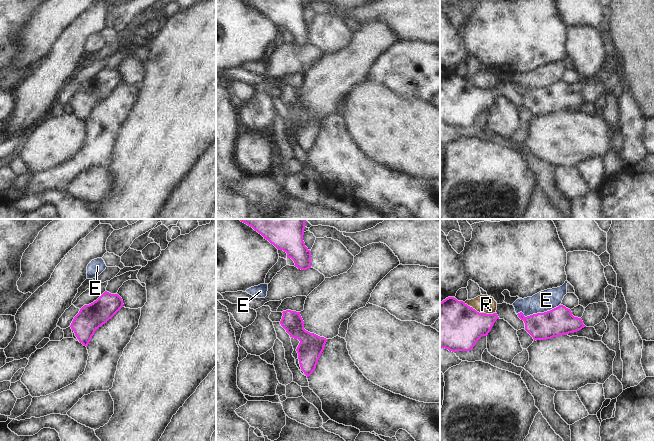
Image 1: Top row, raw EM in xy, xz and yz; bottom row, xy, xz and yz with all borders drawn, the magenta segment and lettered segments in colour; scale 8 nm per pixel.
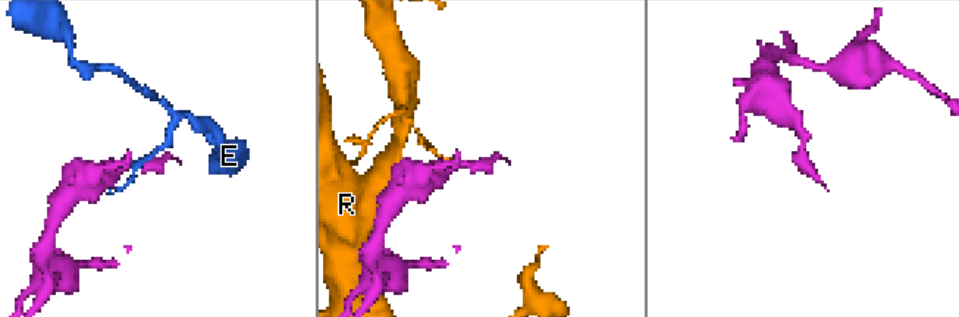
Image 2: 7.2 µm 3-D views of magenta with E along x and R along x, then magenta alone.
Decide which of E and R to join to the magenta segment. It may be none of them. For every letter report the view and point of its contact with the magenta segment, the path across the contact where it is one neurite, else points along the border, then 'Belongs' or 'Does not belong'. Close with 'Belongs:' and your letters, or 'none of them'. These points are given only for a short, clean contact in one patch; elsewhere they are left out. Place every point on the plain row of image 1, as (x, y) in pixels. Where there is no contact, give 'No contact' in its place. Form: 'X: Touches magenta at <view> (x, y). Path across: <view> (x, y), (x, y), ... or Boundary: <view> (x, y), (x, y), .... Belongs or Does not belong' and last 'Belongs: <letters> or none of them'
E: Touches magenta at yz (538, 89). Does not belong
R: Touches magenta at yz (480, 89). Does not belong
Belongs: none of them

